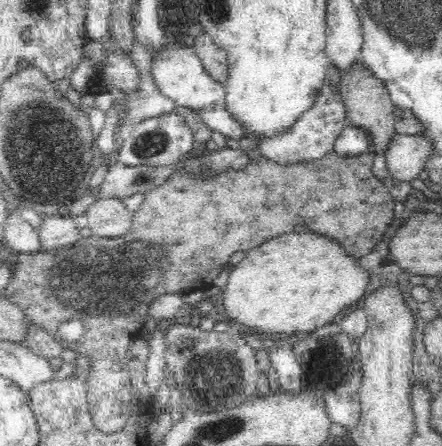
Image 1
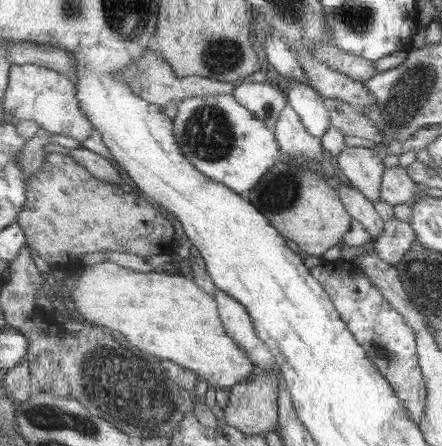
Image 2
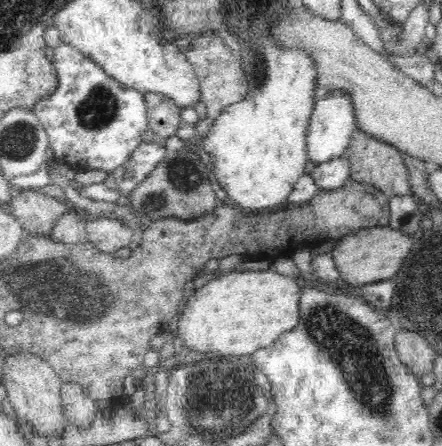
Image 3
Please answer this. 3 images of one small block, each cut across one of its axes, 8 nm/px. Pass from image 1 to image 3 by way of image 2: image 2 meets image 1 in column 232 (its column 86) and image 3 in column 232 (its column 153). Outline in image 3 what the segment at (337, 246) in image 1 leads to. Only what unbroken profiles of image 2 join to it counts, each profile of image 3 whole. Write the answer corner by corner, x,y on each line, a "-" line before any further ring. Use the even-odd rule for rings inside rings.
232,270
222,272
218,278
210,280
206,286
198,288
186,302
182,316
178,320
178,338
184,342
184,350
204,352
214,358
230,358
236,360
240,356
252,356
262,348
270,348
280,340
280,336
292,332
300,324
300,298
304,296
296,278
282,276
278,272
260,270
260,272
244,272

